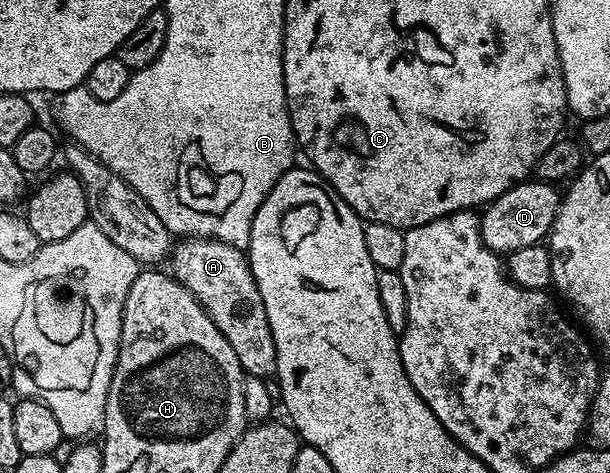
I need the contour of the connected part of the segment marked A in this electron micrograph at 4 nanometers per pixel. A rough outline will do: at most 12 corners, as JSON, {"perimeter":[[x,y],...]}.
{"perimeter":[[217,238],[173,245],[170,273],[230,340],[245,375],[276,349],[247,253]]}

